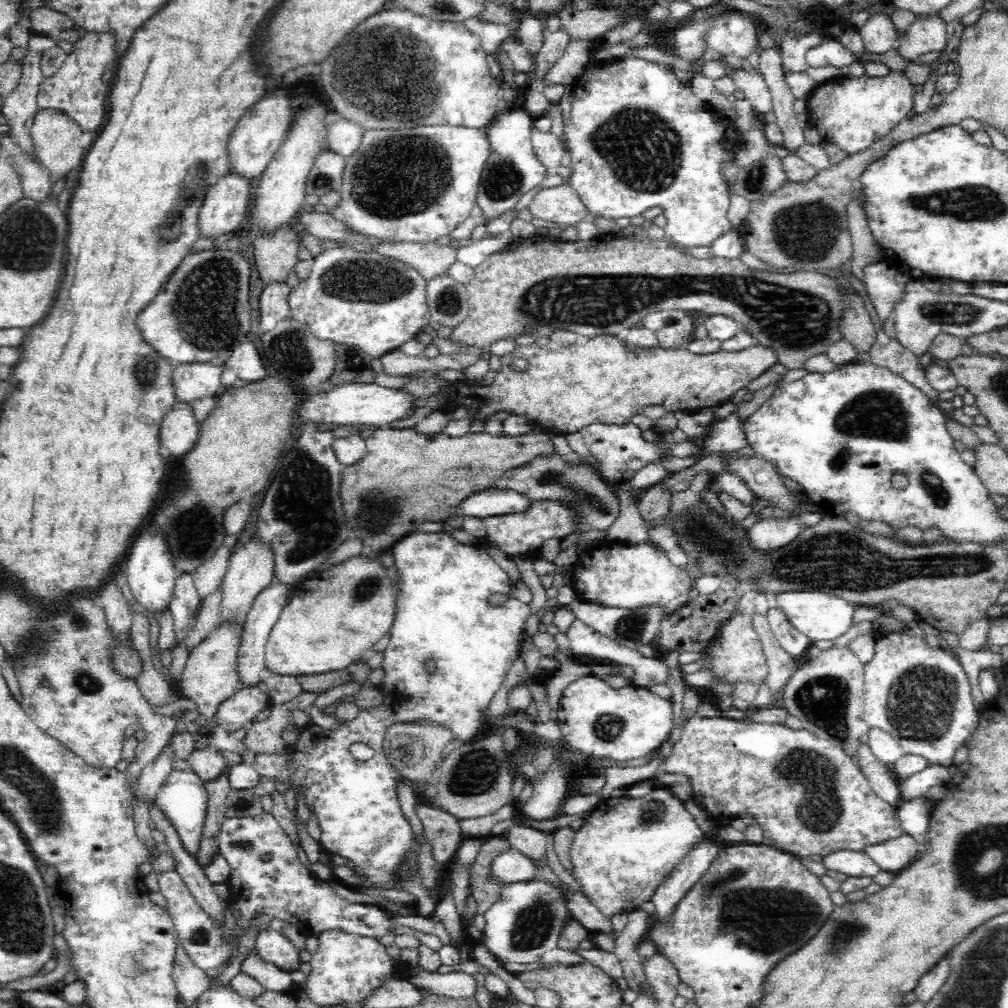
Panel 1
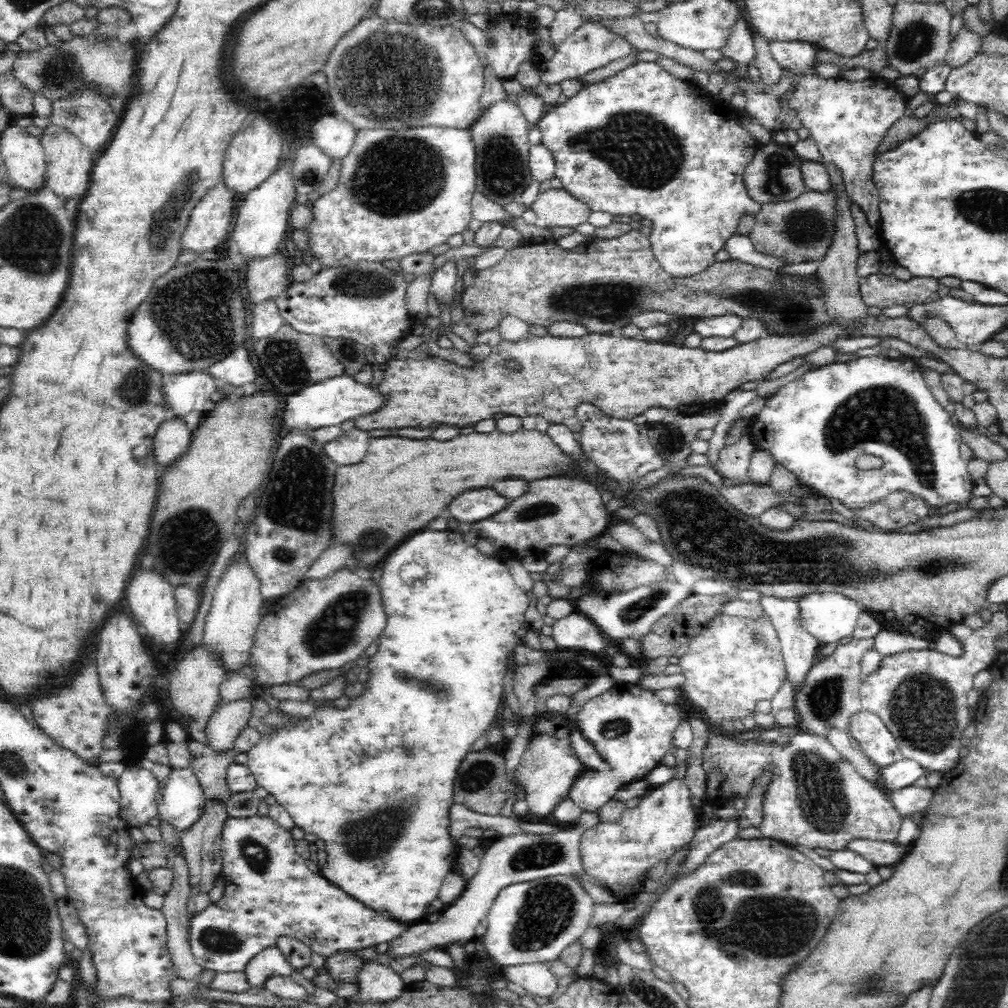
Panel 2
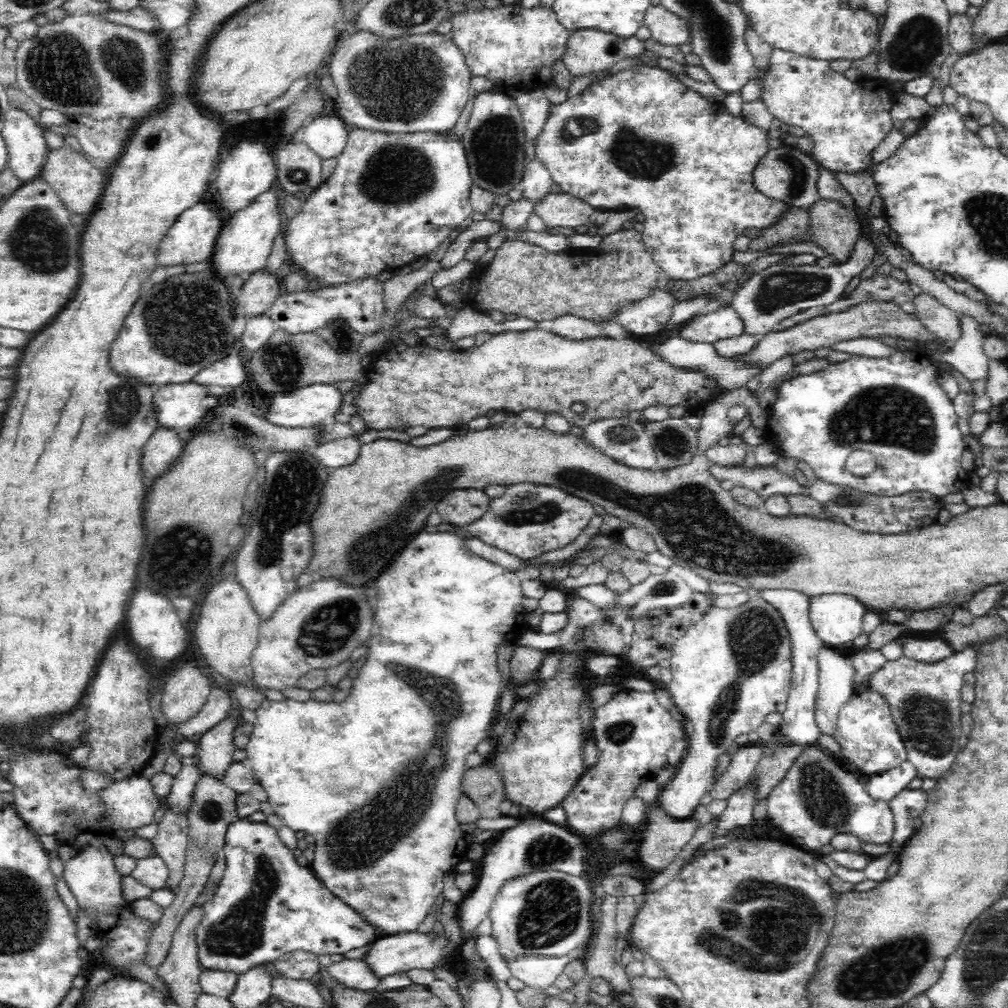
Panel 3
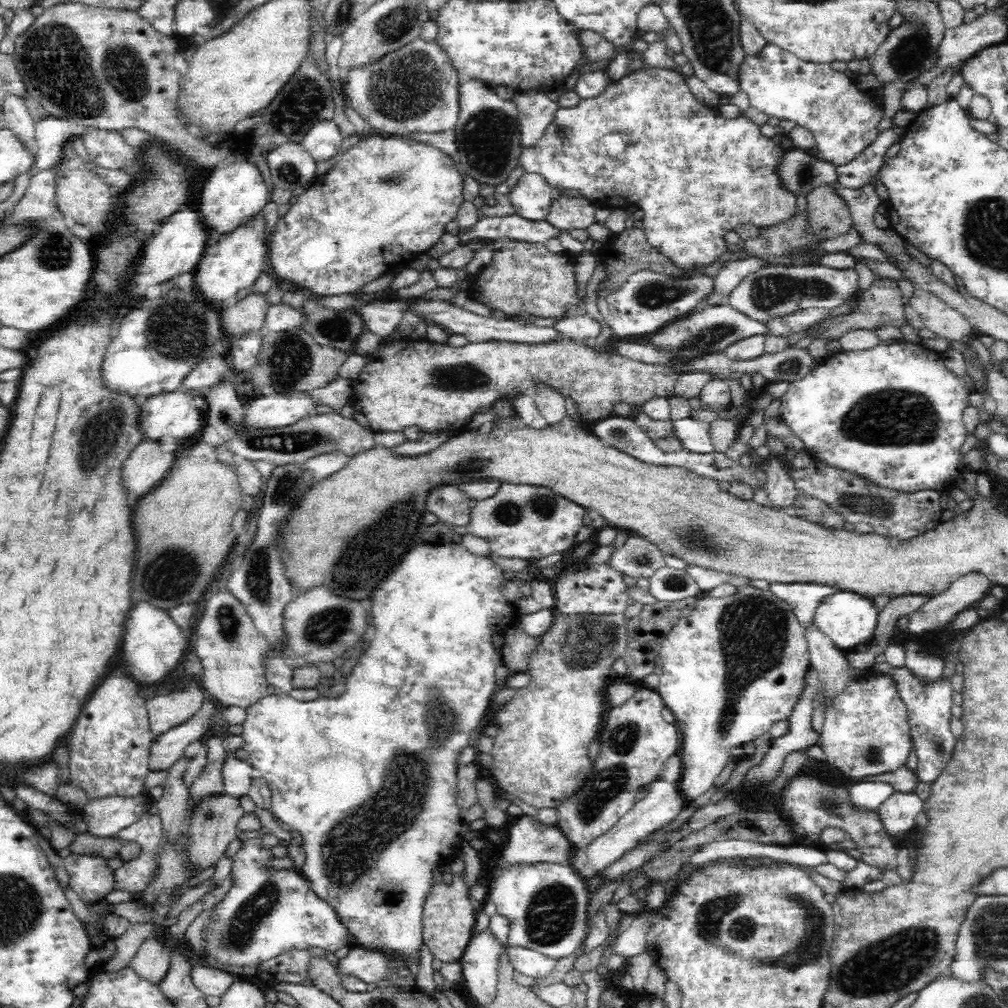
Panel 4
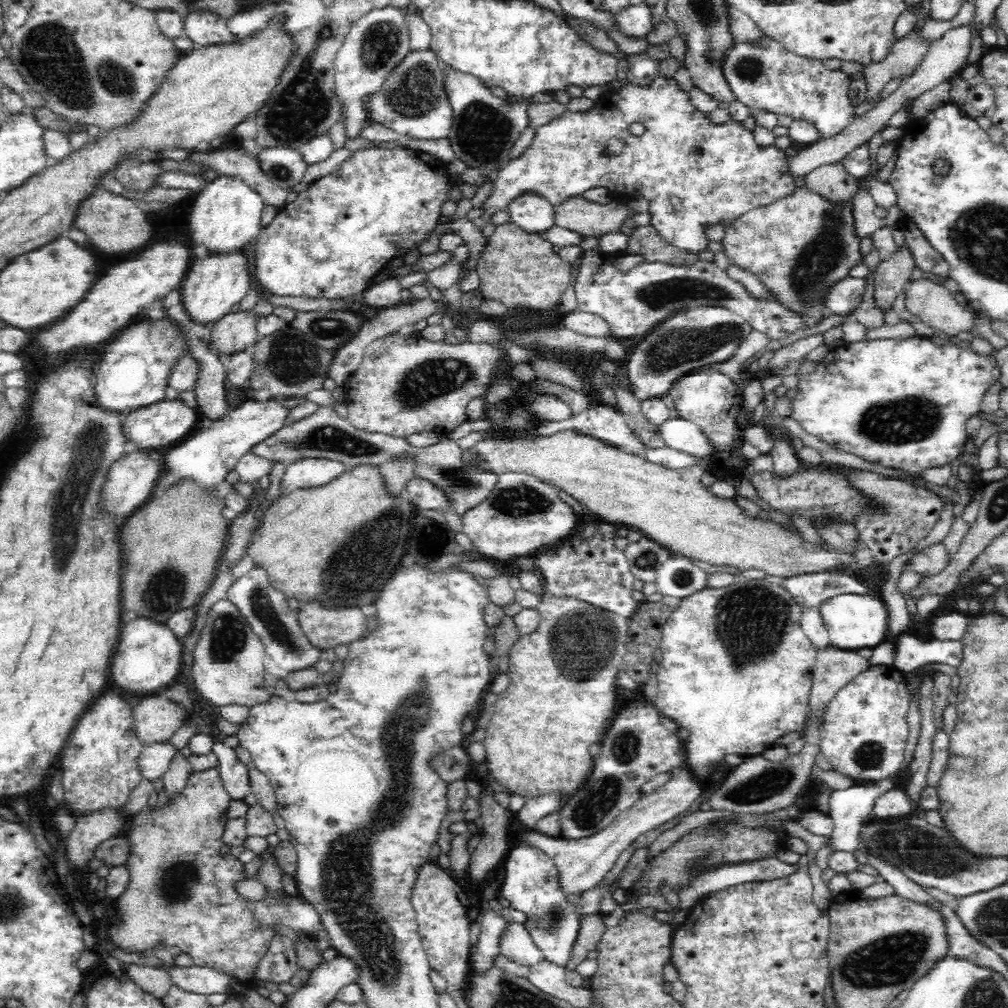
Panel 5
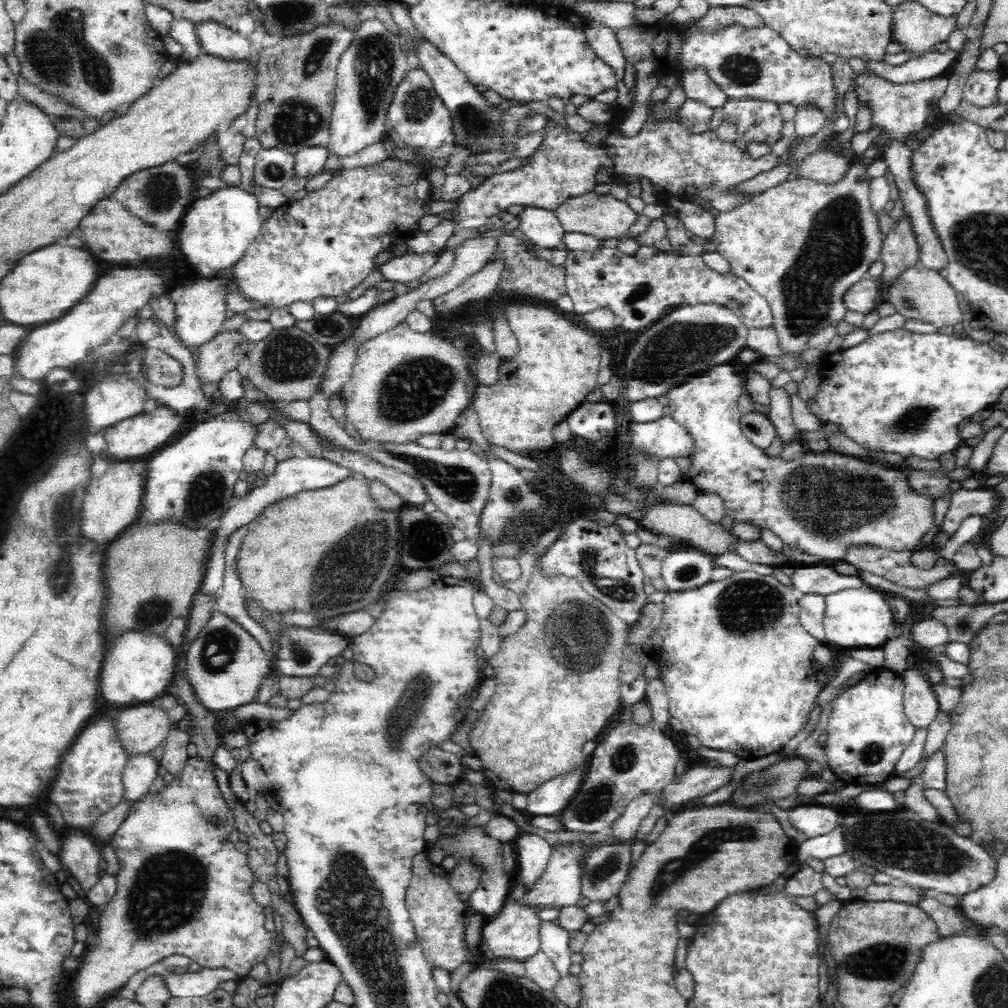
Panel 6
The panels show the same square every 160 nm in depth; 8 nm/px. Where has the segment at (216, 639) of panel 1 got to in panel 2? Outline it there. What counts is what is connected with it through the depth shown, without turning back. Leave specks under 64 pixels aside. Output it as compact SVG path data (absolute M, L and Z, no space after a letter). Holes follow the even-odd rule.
M201 645L187 650L169 677L172 708L180 716L189 718L189 720L196 720L200 717L209 720L218 704L219 684L226 673L227 671L221 667L217 657L214 657L214 654L210 653L205 646Z

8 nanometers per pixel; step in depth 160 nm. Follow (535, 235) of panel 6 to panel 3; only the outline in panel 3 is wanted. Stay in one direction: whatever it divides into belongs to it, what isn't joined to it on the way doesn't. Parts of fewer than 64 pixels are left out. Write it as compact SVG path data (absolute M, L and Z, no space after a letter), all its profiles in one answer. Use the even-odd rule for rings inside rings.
M537 158L526 161L519 187L522 188L523 198L530 201L532 206L538 206L546 194L551 193L552 184L551 174Z

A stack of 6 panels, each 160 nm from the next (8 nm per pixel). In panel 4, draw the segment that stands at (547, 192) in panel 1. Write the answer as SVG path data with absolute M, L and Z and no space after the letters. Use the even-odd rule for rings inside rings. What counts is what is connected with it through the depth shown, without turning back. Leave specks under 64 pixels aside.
M559 195L551 202L546 220L560 230L586 230L596 223L597 204L586 197Z

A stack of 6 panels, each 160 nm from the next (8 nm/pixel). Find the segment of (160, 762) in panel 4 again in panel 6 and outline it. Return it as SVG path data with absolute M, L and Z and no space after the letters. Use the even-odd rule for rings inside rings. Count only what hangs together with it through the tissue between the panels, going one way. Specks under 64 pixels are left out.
M152 753L128 757L122 770L122 802L132 806L150 793L150 787L158 776L160 763Z

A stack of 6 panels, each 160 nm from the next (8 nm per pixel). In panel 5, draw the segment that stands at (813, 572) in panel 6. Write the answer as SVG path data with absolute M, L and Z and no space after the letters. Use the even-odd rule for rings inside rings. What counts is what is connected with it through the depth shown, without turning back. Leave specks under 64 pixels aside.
M814 572L785 578L782 586L790 591L794 600L804 607L820 607L830 597L852 593L873 595L880 598L877 590L865 579L849 572ZM901 632L894 641L893 667L904 674L914 672L919 666L936 663L958 668L963 658L960 640L921 641L911 632Z

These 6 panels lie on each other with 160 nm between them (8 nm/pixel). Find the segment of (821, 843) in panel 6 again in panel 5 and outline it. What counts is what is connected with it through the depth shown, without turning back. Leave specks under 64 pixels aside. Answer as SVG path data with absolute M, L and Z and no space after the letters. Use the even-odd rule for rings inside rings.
M890 775L890 778L882 780L876 786L864 786L862 783L856 783L846 790L833 790L830 793L830 819L833 823L832 834L827 836L826 849L835 852L853 853L859 849L859 832L862 823L867 823L874 817L874 800L880 798L882 793L896 788L896 778Z

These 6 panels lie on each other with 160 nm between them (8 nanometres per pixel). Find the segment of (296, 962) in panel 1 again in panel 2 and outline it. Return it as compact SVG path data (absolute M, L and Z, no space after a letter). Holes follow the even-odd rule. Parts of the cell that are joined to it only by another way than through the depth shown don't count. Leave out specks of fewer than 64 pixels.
M277 946L256 954L244 970L247 983L254 989L263 988L268 978L274 976L290 977L293 972L296 970L292 970L292 967L284 960L284 955Z

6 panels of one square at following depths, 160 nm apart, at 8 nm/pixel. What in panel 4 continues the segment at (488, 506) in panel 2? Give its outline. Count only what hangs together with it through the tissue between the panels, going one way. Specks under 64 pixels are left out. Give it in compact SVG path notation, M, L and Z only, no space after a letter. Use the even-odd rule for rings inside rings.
M440 485L426 492L424 508L434 512L434 519L456 526L466 526L469 521L470 509L475 501L467 498L454 485Z

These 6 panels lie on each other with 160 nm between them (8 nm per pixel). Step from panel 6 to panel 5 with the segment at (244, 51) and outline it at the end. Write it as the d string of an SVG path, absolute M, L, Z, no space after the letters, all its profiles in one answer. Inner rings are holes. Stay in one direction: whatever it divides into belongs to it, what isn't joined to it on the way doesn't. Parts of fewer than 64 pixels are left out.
M194 12L188 14L183 21L188 38L203 47L234 44L239 40L227 27L227 20L210 12Z

